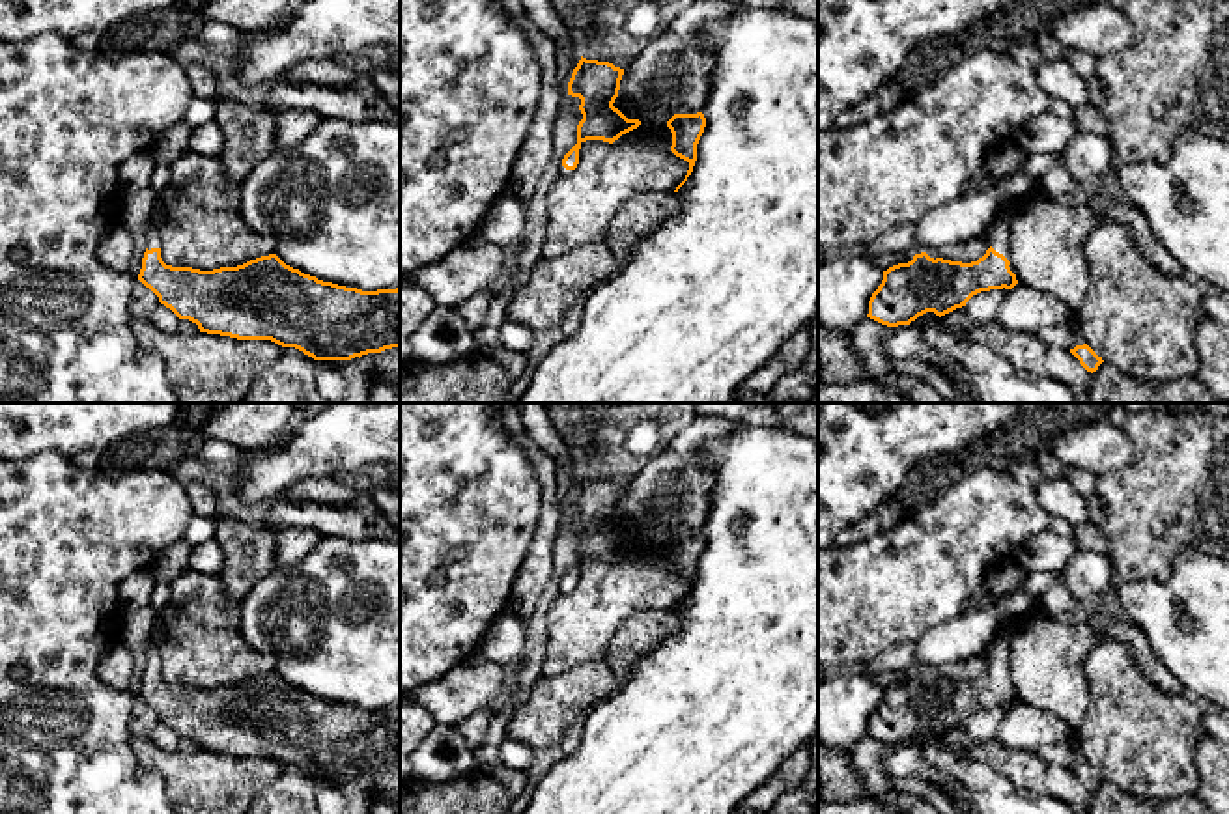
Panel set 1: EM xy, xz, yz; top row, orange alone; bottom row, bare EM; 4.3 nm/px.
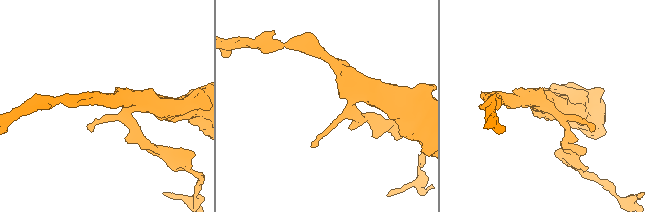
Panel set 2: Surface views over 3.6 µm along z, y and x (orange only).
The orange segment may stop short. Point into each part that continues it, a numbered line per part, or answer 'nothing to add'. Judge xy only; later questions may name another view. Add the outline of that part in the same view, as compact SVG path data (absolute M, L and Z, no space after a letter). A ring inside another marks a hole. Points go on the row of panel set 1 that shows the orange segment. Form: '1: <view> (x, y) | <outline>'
1: xy (152, 239) | M153 222L148 224L146 233L144 233L144 241L146 241L148 250L161 248L159 232Z

